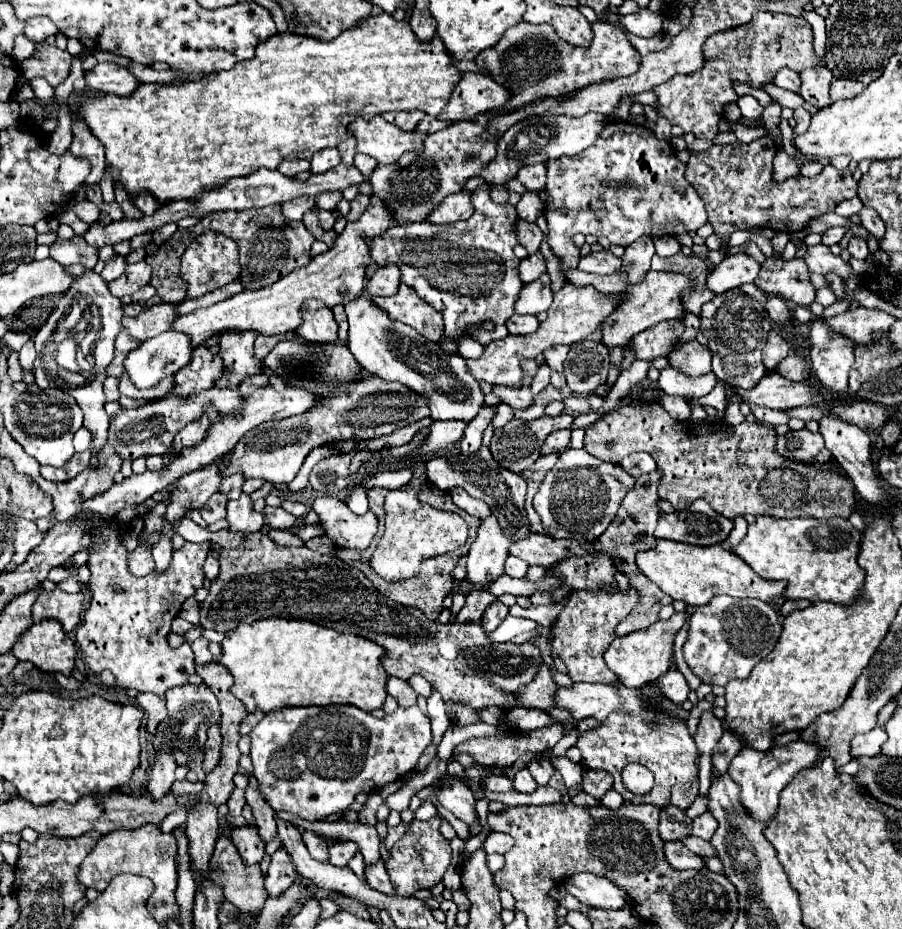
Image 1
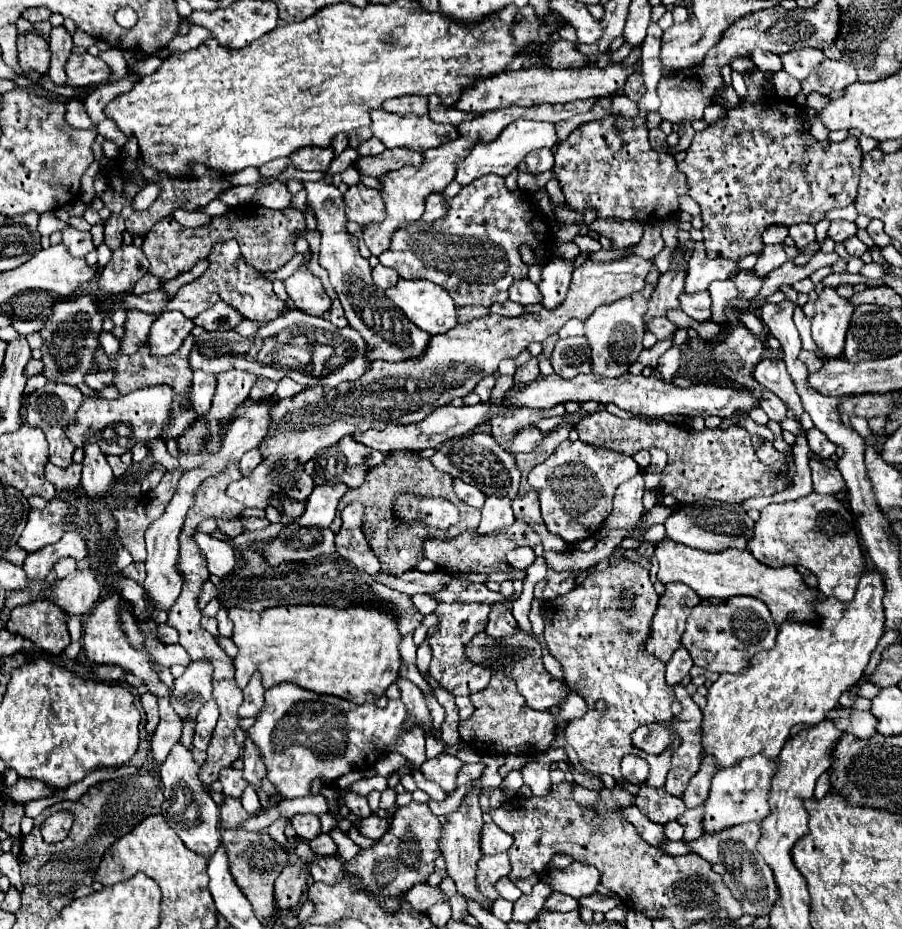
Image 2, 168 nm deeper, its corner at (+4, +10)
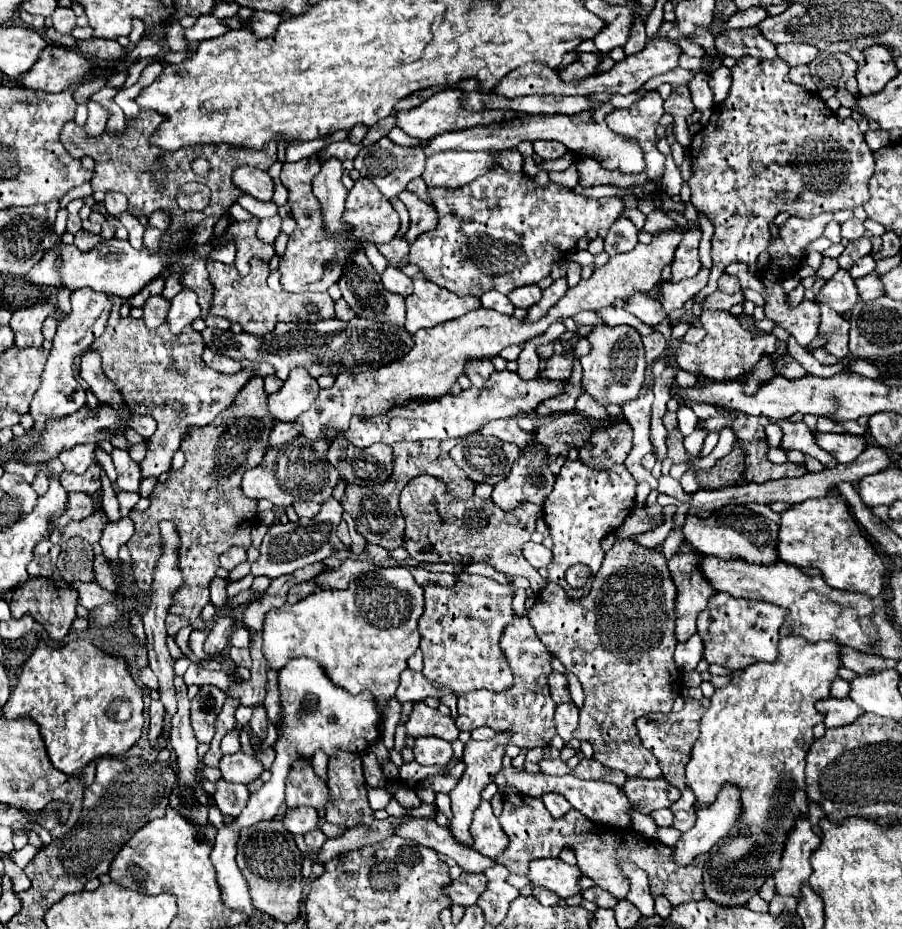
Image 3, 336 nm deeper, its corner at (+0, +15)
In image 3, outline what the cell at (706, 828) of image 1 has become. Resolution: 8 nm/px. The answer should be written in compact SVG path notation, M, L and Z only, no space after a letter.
M695 809L689 811L677 811L675 813L675 829L679 831L689 831L695 825Z

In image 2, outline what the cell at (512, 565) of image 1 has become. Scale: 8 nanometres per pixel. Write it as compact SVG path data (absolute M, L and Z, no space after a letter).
M519 546L519 548L515 548L515 550L511 550L511 552L507 554L507 560L509 560L509 564L511 564L513 568L517 568L517 570L527 570L527 568L533 564L535 554L533 554L533 550L531 550L529 546Z

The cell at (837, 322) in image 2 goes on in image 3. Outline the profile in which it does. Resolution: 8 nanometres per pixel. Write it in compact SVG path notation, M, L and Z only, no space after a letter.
M839 269L825 285L823 289L815 295L815 301L819 305L827 305L831 307L833 311L837 313L847 313L853 309L853 305L859 301L859 295L857 295L857 289L855 289L855 283L849 275L849 271L845 269Z

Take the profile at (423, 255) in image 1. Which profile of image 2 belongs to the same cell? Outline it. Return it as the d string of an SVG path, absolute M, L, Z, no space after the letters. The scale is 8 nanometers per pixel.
M489 174L483 176L471 186L465 186L459 190L455 198L447 200L447 214L431 224L425 224L421 220L411 222L411 226L403 226L393 234L391 248L385 250L379 256L379 262L383 266L389 266L399 272L401 278L409 280L431 280L445 288L451 298L457 304L459 322L469 322L473 318L481 318L489 314L489 306L495 302L505 302L509 298L509 286L517 280L527 278L529 268L521 262L519 248L529 246L531 250L537 250L545 240L545 220L541 212L531 210L531 200L523 190L509 190L501 176Z

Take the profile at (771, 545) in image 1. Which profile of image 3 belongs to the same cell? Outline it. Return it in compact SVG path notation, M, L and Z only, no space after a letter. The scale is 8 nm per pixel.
M837 495L807 499L799 505L791 505L781 513L777 557L797 567L819 569L825 583L833 589L865 593L869 597L877 597L883 591L885 565L875 553L873 545L861 533L861 527L855 521L849 505Z

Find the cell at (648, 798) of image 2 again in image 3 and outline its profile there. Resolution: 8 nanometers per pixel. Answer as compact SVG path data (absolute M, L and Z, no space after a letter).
M629 777L627 785L623 785L625 795L629 797L631 805L639 813L653 813L655 809L665 809L671 807L679 797L679 789L675 789L671 783L665 779L635 779Z

